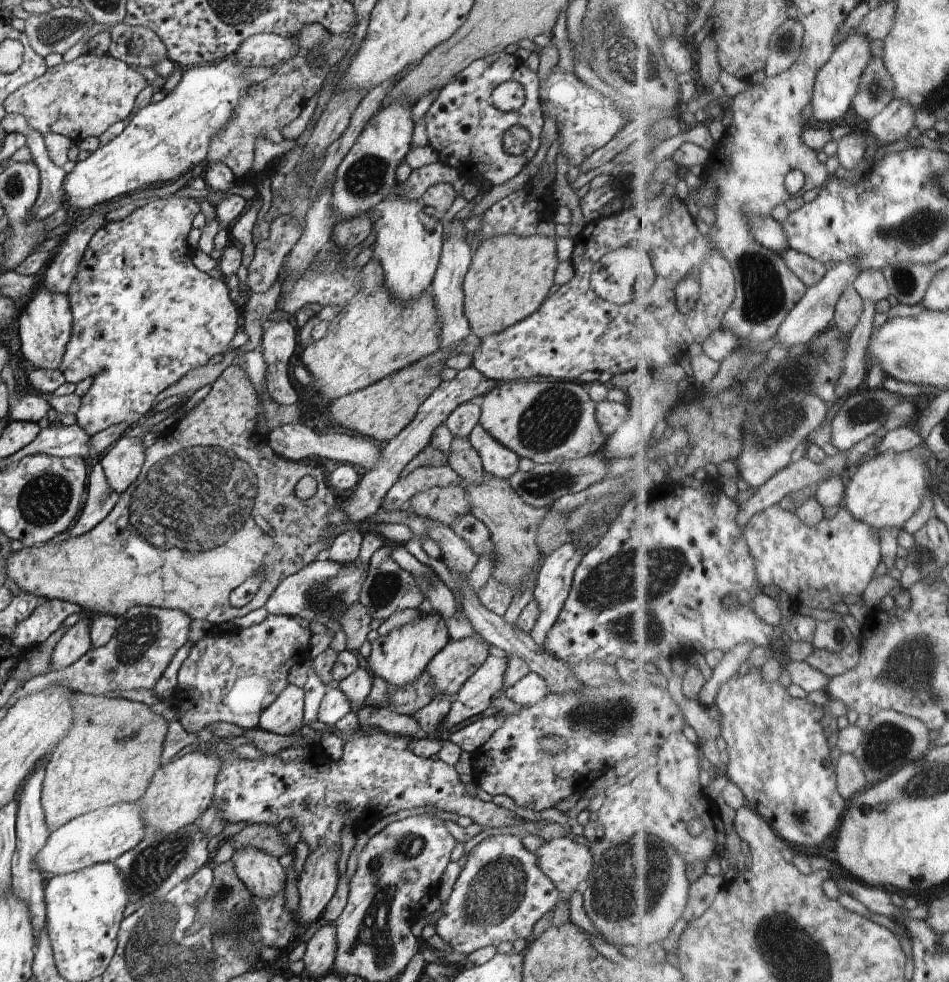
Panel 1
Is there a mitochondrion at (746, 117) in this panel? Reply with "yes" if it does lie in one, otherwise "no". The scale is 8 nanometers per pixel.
no

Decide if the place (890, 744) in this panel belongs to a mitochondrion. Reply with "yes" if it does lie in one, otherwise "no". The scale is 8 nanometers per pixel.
yes

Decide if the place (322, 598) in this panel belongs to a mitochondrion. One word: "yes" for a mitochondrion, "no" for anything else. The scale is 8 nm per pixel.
yes

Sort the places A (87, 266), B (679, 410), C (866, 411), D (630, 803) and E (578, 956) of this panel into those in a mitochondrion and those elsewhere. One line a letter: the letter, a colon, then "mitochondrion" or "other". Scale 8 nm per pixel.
A: other
B: other
C: mitochondrion
D: other
E: other

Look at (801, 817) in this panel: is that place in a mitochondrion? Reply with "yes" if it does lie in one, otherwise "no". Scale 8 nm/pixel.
yes

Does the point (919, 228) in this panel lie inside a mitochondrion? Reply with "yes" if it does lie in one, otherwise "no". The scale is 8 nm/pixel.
yes

